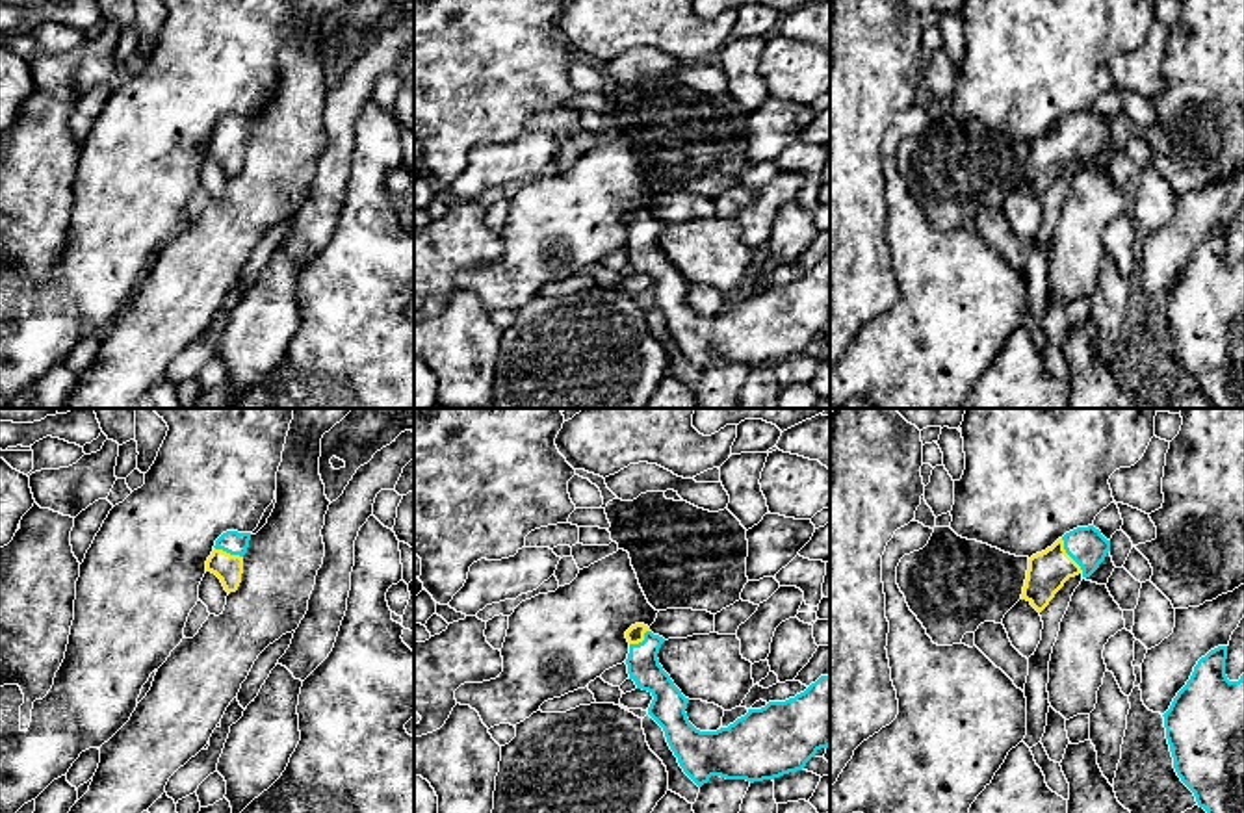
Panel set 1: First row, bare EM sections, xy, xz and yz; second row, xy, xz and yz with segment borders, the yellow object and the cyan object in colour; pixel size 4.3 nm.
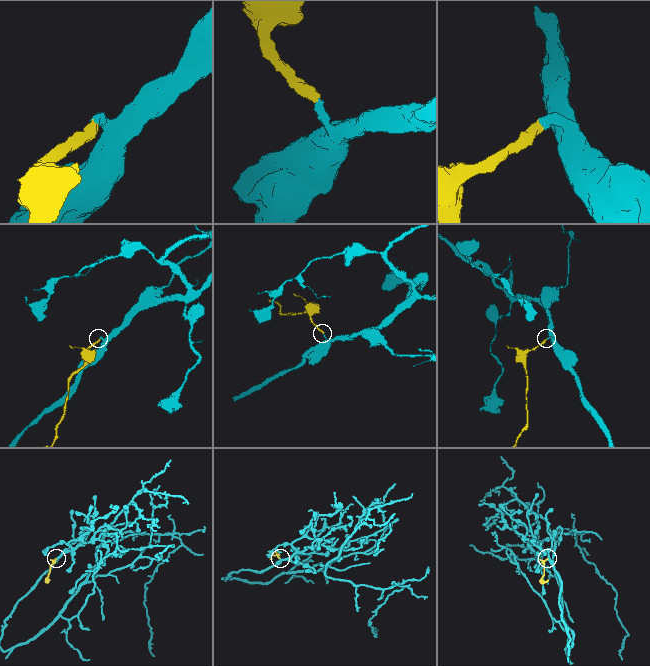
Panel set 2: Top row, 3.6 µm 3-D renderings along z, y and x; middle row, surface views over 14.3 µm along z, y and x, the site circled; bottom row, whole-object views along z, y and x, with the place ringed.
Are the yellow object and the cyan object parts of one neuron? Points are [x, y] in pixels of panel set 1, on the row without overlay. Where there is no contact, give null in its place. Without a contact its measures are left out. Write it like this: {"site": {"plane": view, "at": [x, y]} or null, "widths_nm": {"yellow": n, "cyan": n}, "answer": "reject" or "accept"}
{"site": {"plane": "yz", "at": [1066, 138]}, "widths_nm": {"yellow": 170, "cyan": 170}, "answer": "accept"}

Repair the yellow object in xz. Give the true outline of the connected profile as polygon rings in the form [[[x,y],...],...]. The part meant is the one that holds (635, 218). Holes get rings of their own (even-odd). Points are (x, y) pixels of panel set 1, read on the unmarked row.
[[[644,208],[631,210],[626,223],[629,226],[626,243],[629,264],[635,265],[637,273],[654,280],[648,299],[663,312],[680,351],[698,371],[707,368],[711,360],[746,364],[750,368],[774,364],[802,355],[821,332],[830,330],[830,260],[821,260],[795,282],[769,286],[761,293],[748,293],[745,301],[728,312],[700,316],[687,303],[689,282],[681,278],[659,249],[657,238],[665,223],[654,219]]]

